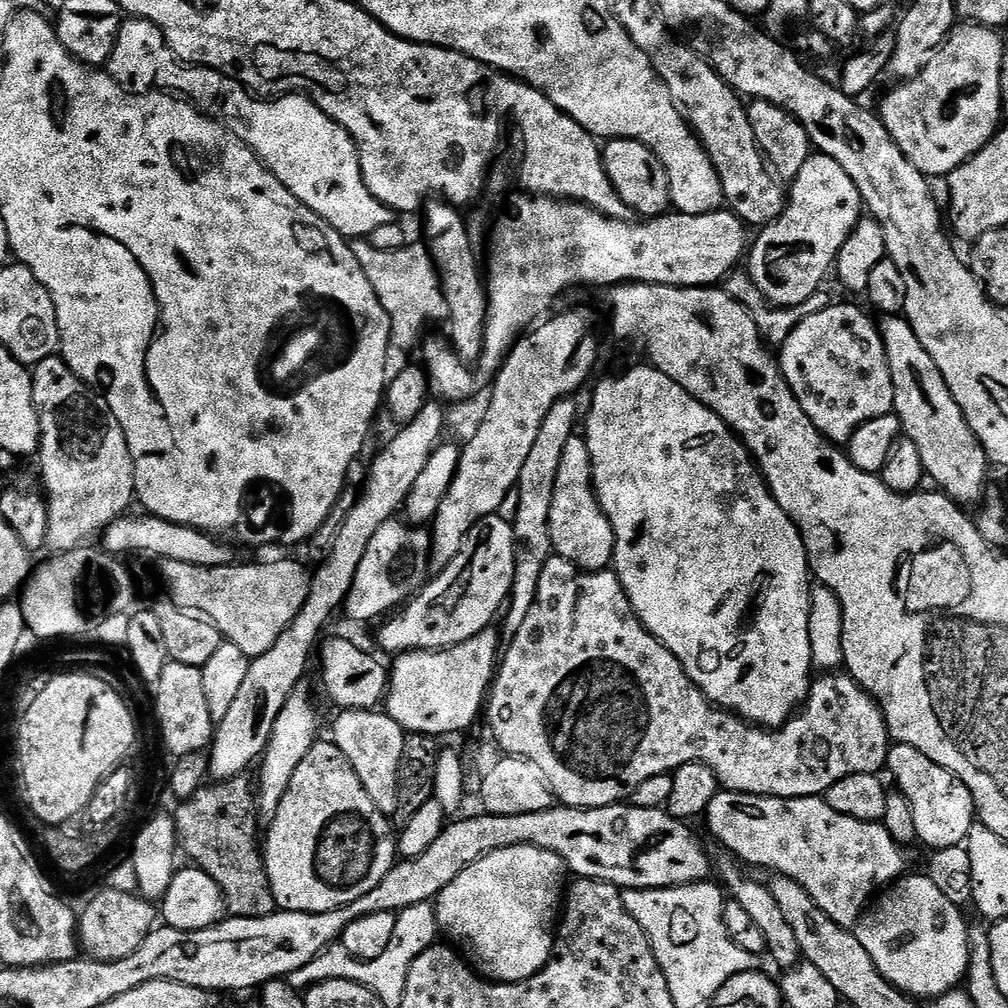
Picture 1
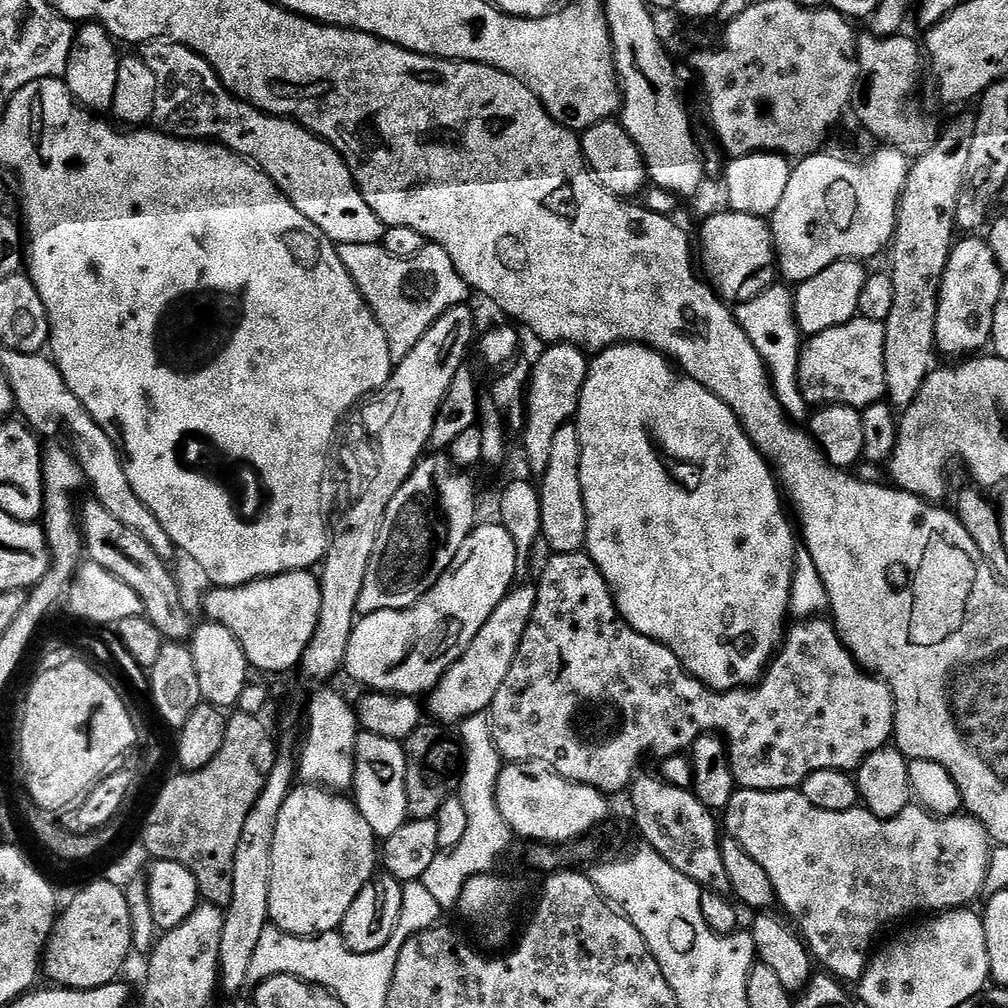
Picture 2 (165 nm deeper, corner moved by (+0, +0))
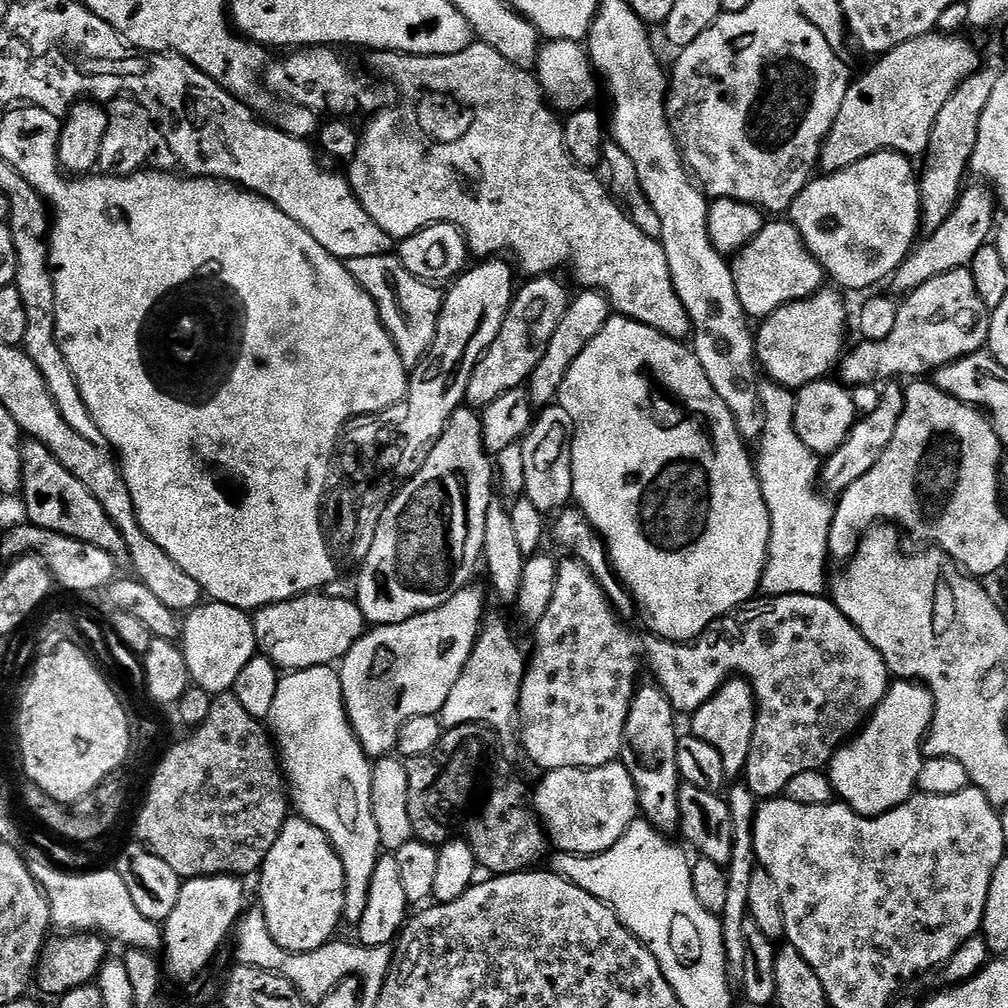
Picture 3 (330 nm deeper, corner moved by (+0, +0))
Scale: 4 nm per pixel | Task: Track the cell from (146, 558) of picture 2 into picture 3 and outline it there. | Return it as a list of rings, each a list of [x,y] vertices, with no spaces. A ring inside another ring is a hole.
[[[27,439],[21,445],[23,460],[23,486],[20,491],[22,506],[27,510],[28,522],[36,528],[50,530],[60,536],[98,546],[106,550],[119,565],[130,562],[125,539],[106,514],[100,502],[90,494],[86,486],[70,474],[46,447],[36,440]]]

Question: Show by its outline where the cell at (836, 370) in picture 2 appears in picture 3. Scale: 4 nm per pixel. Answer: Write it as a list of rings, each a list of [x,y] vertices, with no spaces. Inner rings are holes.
[[[968,268],[938,274],[938,278],[930,278],[930,282],[918,286],[899,301],[898,322],[894,322],[890,338],[861,343],[857,352],[849,351],[839,361],[839,379],[845,385],[855,386],[900,378],[896,376],[923,377],[920,376],[923,372],[931,373],[944,364],[981,351],[988,342],[989,319],[989,309],[978,298]]]

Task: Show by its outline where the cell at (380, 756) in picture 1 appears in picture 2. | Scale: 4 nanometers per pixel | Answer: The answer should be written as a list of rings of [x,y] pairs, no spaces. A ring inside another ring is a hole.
[[[361,731],[356,738],[356,778],[354,781],[354,803],[362,818],[370,822],[370,830],[381,841],[390,838],[408,823],[406,788],[407,754],[399,740],[382,738],[378,734]]]

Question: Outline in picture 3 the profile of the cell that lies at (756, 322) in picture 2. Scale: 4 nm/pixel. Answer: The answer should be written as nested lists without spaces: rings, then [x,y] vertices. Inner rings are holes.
[[[766,382],[759,387],[757,399],[762,423],[754,463],[771,522],[767,560],[760,579],[761,593],[767,596],[823,595],[828,586],[826,562],[834,506],[814,488],[822,467],[820,458],[798,438],[792,425],[795,395],[789,389]]]

